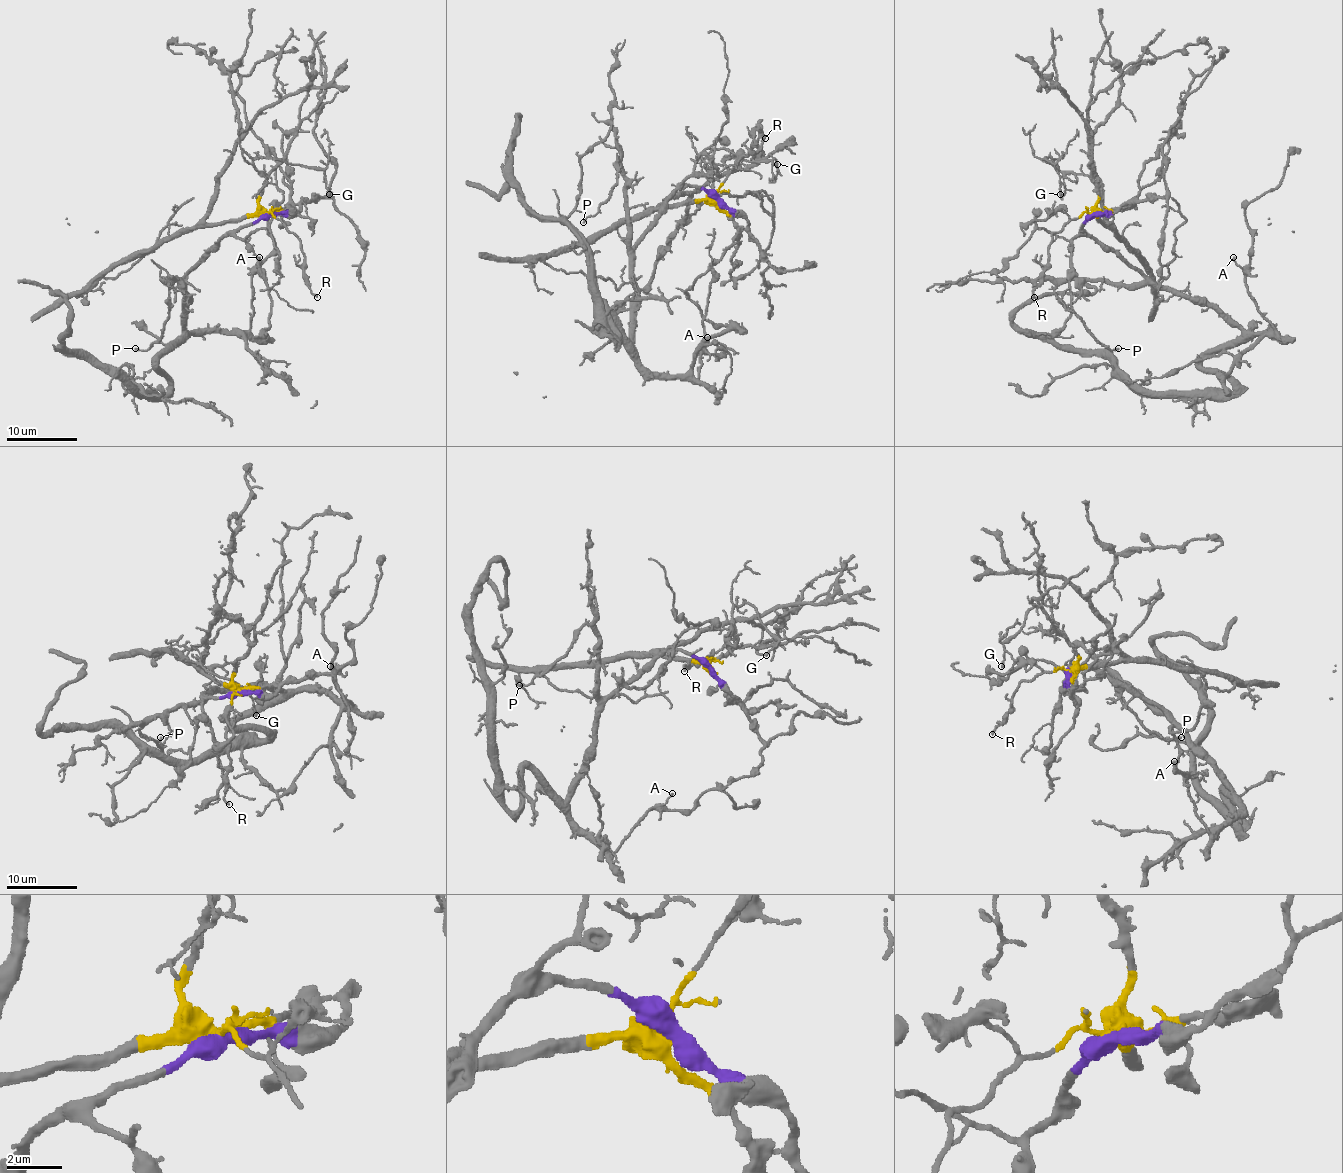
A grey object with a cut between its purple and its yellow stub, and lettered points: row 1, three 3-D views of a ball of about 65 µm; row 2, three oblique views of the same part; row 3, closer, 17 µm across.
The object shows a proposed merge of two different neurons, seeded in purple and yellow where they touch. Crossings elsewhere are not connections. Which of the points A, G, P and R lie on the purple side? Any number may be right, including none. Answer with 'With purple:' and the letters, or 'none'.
With purple: A, P

